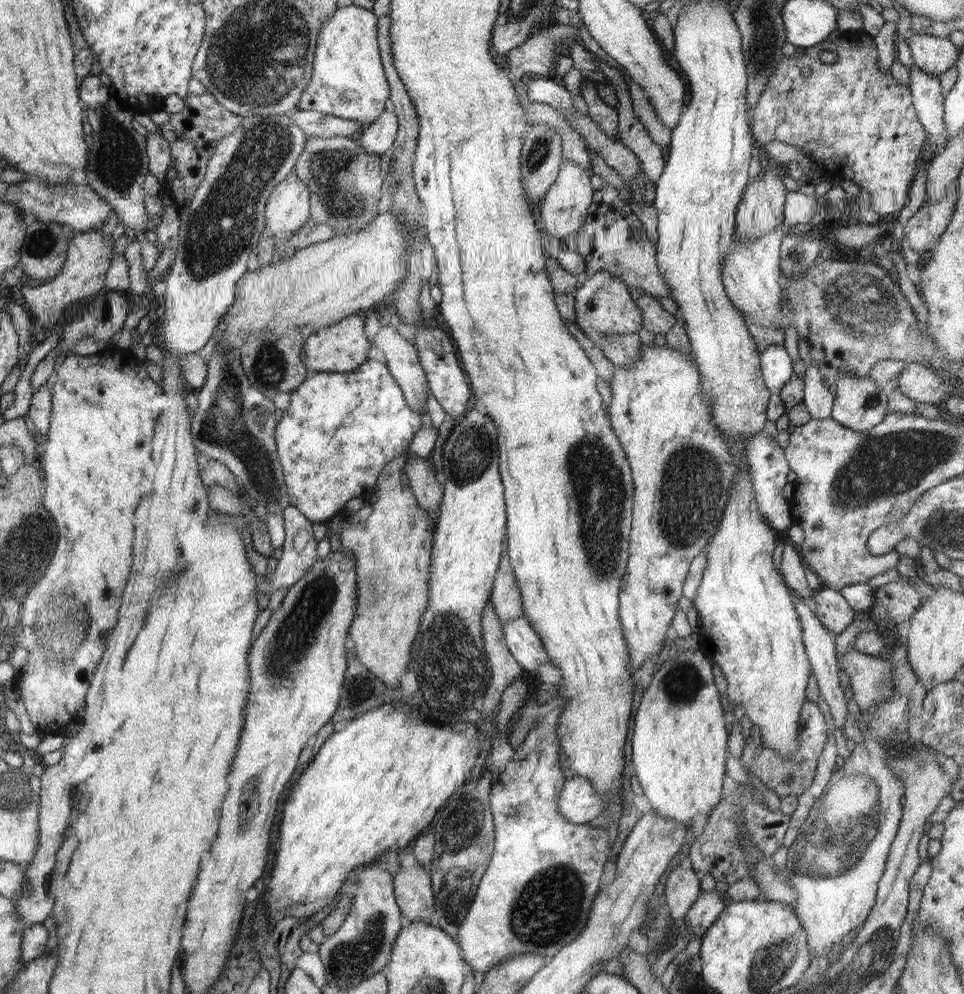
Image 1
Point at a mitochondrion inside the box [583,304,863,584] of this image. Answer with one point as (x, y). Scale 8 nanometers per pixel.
(683, 519)

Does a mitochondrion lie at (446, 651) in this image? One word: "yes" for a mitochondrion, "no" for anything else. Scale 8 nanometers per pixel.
yes

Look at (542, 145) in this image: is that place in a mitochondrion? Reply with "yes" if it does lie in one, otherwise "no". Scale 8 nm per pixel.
yes

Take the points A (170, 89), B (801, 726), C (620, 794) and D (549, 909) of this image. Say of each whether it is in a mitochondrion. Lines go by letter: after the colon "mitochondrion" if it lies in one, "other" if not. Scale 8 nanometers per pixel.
A: other
B: other
C: other
D: mitochondrion

